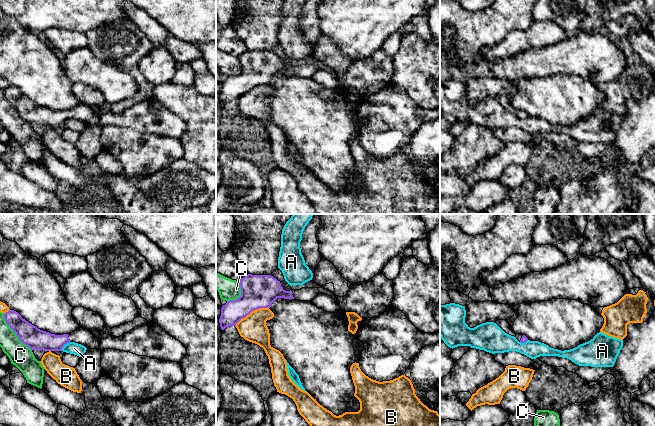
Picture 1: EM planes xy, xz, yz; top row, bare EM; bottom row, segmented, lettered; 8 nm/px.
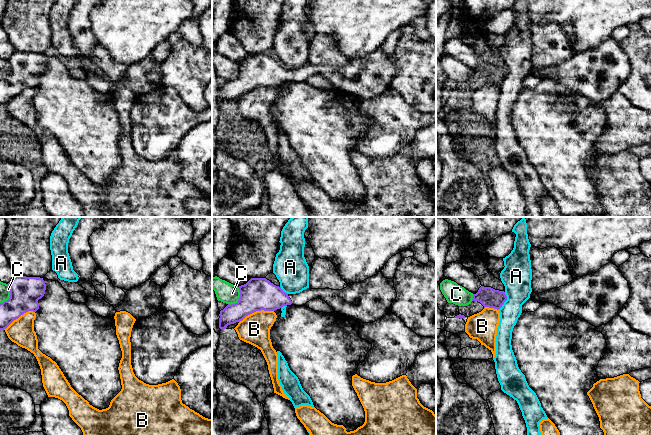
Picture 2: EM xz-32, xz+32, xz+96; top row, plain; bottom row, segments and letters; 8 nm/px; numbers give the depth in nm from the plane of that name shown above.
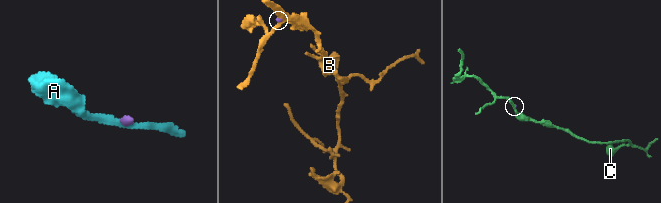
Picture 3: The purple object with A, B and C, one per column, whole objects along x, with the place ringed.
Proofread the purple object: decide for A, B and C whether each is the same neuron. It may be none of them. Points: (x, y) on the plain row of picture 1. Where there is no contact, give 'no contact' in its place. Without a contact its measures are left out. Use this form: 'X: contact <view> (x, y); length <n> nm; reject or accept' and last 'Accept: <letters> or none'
A: contact xy (64, 120); length 100 nm; reject
B: contact xz (251, 87); length 320 nm; reject
C: contact xy (14, 107); length 380 nm; reject
Accept: none

